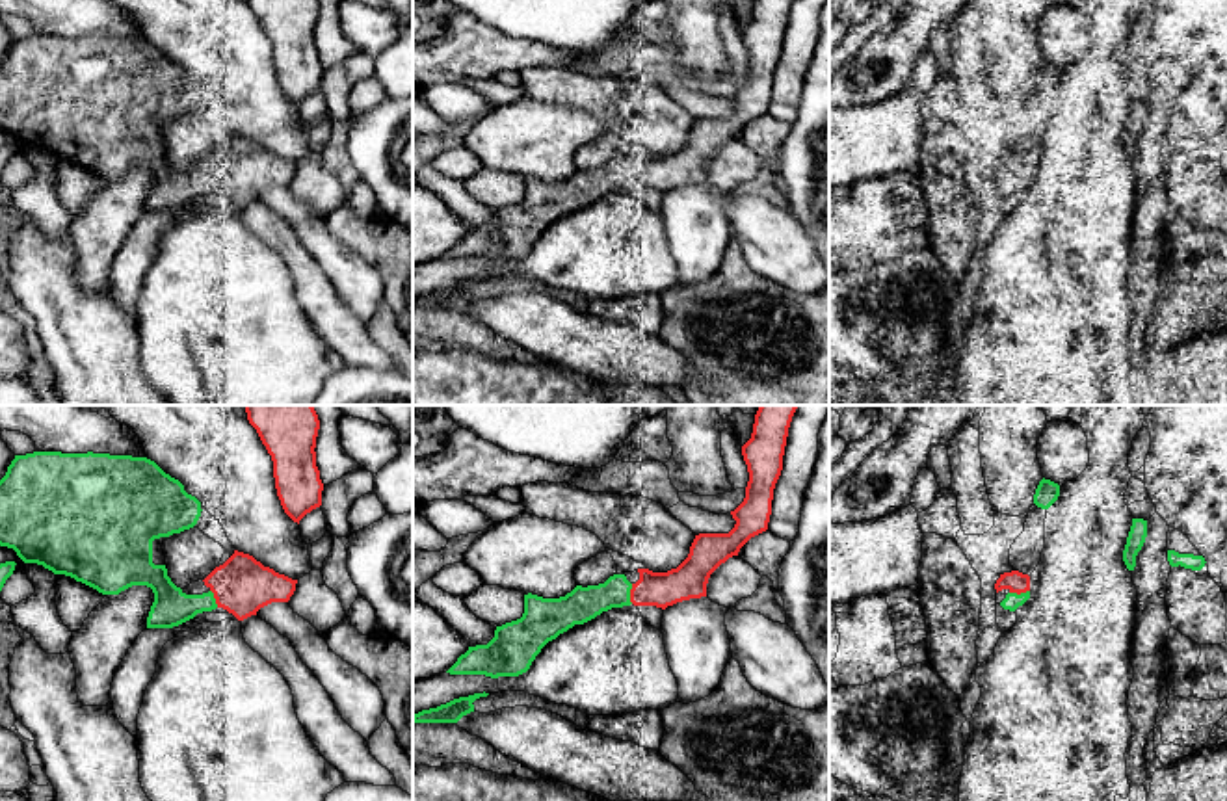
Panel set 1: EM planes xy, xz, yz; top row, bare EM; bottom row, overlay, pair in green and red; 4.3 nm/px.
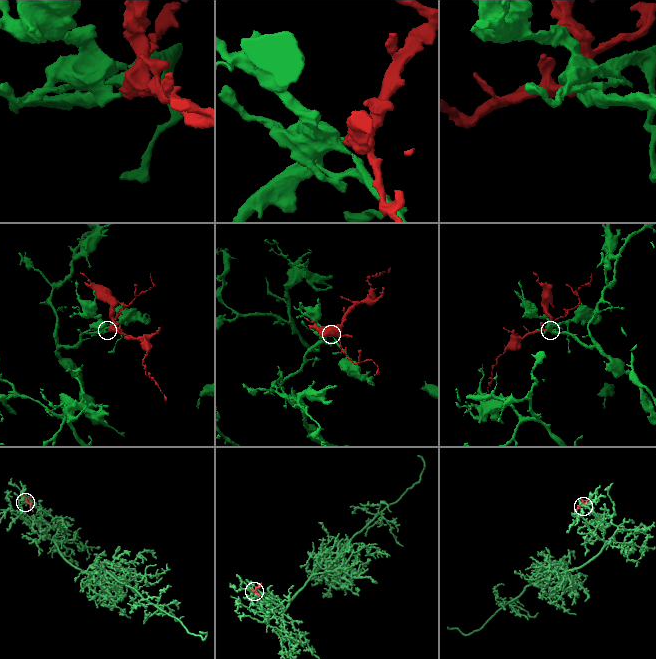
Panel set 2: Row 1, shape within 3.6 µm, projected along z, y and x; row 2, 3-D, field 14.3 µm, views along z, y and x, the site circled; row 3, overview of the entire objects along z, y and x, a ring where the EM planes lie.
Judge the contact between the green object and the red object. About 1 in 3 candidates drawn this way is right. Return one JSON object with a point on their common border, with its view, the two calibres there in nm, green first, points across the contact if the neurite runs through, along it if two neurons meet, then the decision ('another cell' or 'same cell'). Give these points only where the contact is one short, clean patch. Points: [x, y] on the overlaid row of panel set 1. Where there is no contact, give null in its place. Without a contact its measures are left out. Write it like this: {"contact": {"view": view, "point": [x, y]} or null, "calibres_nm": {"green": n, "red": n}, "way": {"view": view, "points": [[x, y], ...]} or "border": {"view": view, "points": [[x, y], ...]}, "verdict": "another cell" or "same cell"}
{"contact": {"view": "xz", "point": [629, 593]}, "calibres_nm": {"green": 150, "red": 150}, "verdict": "same cell"}

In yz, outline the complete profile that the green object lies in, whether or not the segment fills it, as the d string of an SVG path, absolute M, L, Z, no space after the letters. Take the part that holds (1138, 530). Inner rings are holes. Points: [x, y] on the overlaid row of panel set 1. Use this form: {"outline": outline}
{"outline": "M1132 519L1132 526L1130 526L1127 545L1123 550L1123 561L1125 561L1128 571L1134 571L1136 556L1141 550L1145 537L1147 537L1147 520Z"}

